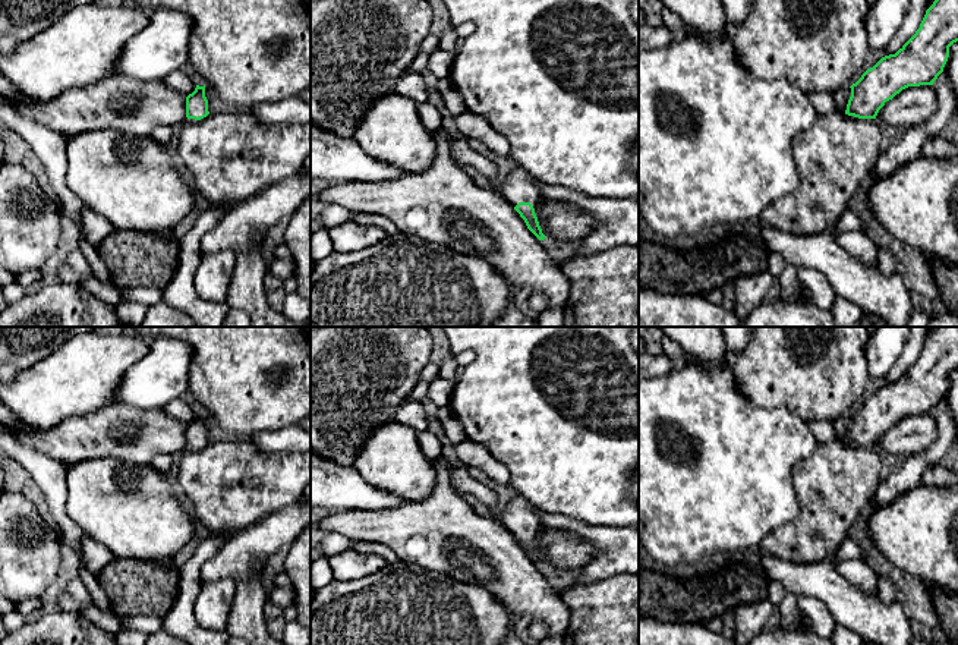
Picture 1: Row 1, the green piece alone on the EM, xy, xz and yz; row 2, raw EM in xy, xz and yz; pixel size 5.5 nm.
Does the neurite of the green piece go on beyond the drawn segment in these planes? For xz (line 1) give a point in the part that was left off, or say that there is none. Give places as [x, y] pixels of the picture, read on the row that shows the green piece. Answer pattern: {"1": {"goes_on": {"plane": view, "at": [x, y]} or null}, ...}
{"1": {"goes_on": {"plane": "xz", "at": [561, 220]}}}

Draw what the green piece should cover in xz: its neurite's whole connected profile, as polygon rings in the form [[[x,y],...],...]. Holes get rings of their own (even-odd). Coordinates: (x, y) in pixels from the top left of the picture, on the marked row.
[[[517,166],[502,182],[500,194],[539,239],[584,240],[598,226],[587,211],[564,201],[545,199],[539,180]]]

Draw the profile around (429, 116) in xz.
[[[425,103],[417,106],[417,114],[419,114],[420,123],[428,130],[435,132],[441,128],[442,116],[434,104]]]

